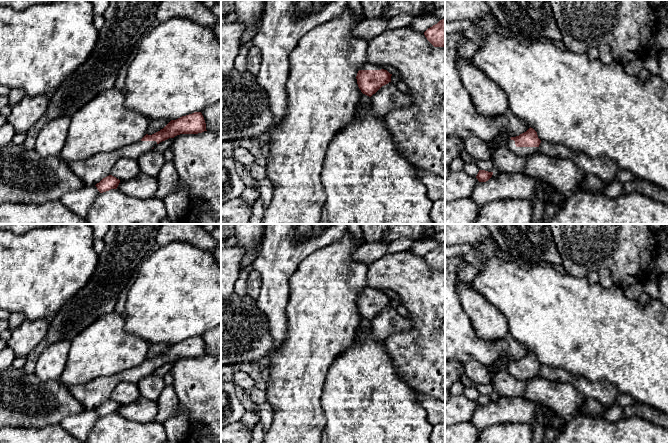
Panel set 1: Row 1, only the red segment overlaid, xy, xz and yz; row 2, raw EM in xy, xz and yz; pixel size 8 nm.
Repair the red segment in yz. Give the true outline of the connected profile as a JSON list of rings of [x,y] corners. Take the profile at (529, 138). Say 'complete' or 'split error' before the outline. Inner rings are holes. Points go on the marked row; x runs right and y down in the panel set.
split error | [[[533,128],[516,137],[511,137],[508,141],[508,148],[517,156],[530,156],[538,152],[541,140]]]

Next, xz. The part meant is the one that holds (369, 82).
split error | [[[366,63],[358,71],[356,79],[361,92],[371,97],[382,86],[391,82],[391,76],[392,74],[381,66]]]

